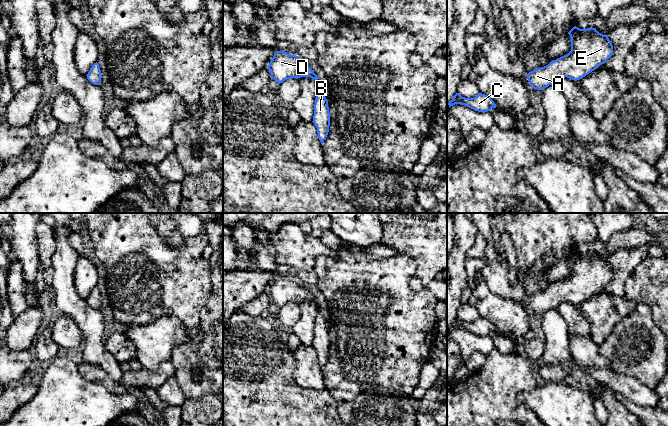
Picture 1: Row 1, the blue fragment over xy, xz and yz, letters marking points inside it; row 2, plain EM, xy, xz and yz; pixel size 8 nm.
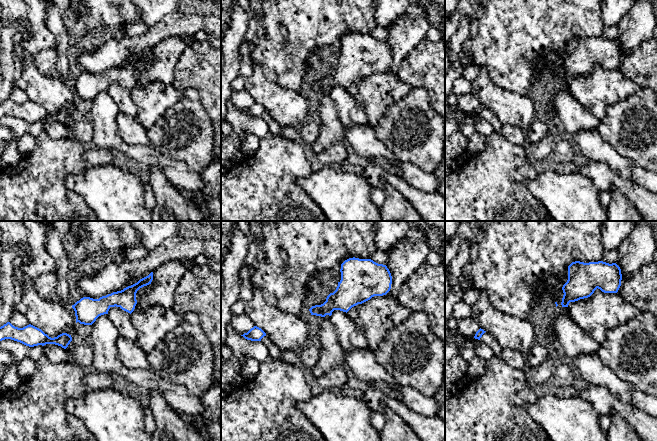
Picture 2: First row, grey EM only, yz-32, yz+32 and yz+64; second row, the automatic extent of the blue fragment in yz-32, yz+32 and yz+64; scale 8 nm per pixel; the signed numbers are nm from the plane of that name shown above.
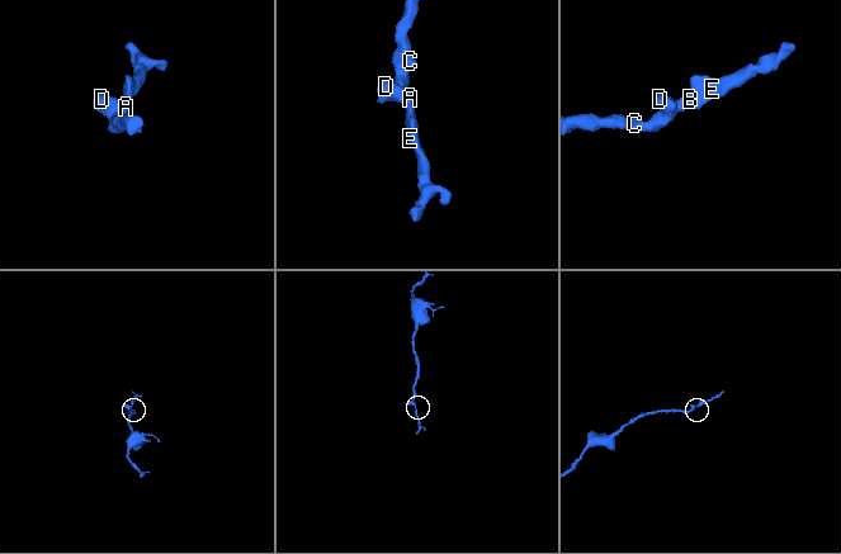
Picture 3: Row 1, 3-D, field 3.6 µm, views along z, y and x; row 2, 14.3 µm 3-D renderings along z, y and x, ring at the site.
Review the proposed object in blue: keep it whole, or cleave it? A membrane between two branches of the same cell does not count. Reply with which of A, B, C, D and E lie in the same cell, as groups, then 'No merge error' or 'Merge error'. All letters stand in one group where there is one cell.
Groups: A B C D E. No merge error

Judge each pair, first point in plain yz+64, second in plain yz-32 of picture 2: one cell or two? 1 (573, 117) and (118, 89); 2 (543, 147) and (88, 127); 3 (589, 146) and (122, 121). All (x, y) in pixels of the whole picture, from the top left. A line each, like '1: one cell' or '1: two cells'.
1: one cell
2: two cells
3: one cell

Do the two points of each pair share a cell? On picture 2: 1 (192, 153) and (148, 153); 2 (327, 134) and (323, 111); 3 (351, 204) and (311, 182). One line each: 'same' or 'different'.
1: different
2: same
3: same

